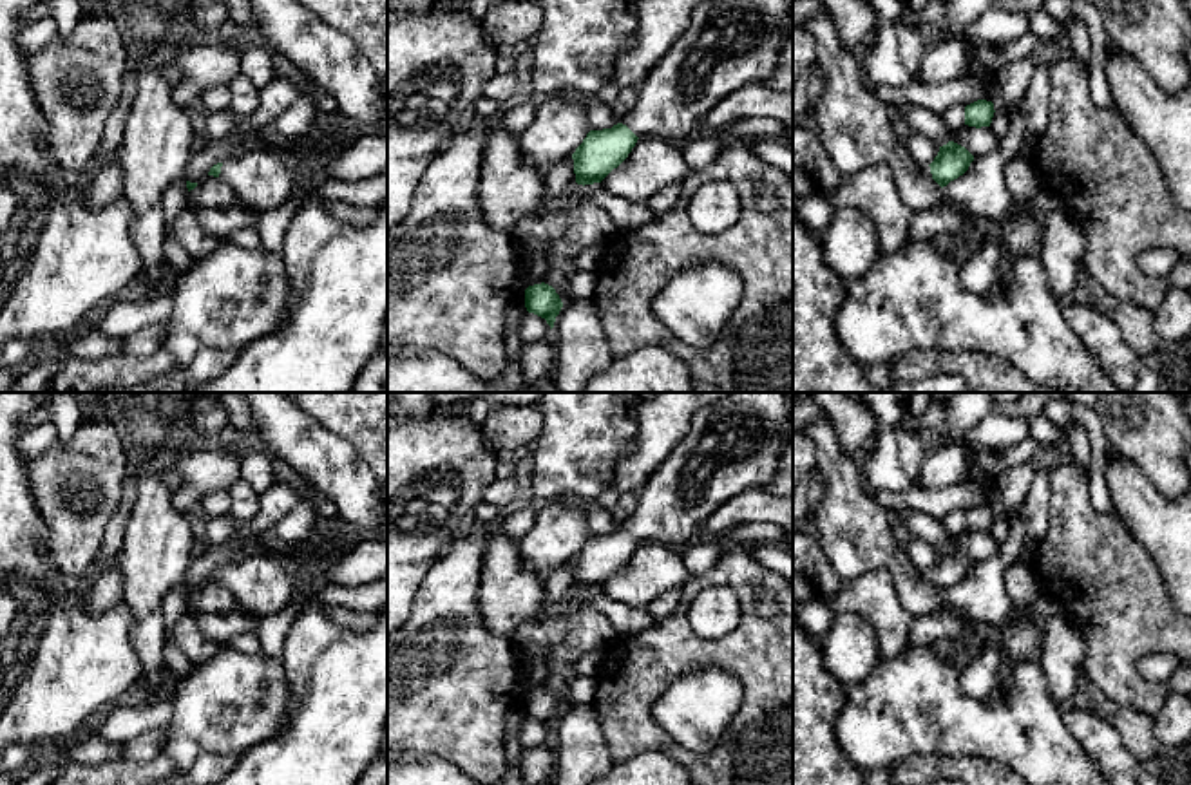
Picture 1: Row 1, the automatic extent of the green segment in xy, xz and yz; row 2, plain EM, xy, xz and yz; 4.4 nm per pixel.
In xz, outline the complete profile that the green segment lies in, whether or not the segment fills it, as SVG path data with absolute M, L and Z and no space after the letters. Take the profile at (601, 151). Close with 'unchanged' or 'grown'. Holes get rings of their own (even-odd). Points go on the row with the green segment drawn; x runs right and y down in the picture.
M708 0L639 87L634 110L612 128L590 130L572 154L577 184L601 183L632 152L639 137L682 145L704 132L706 114L728 94L760 83L778 65L793 34L793 0Z; grown

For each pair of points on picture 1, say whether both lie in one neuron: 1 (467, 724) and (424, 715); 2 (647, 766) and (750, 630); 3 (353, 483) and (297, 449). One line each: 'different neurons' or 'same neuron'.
1: same neuron
2: different neurons
3: same neuron

